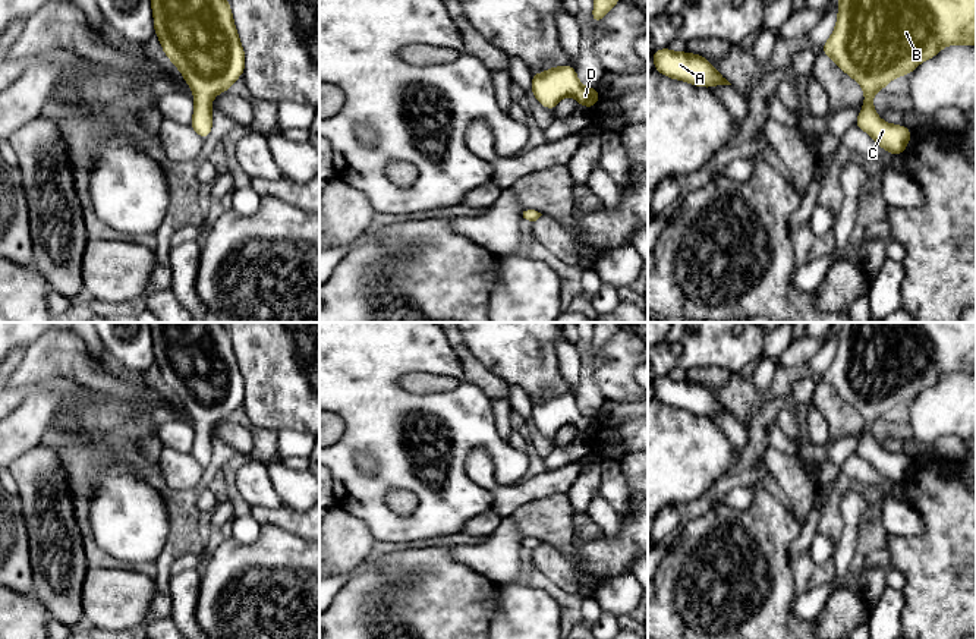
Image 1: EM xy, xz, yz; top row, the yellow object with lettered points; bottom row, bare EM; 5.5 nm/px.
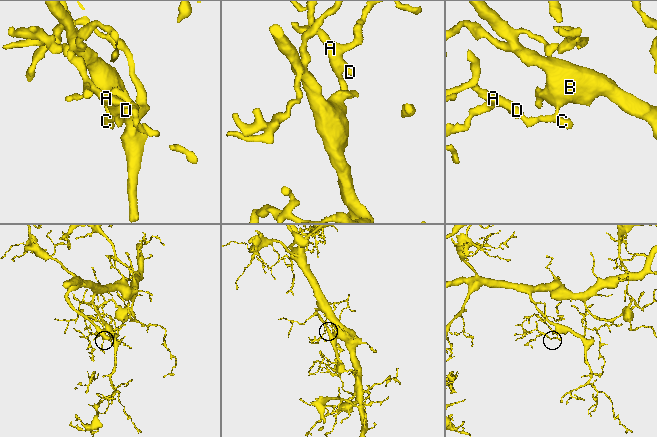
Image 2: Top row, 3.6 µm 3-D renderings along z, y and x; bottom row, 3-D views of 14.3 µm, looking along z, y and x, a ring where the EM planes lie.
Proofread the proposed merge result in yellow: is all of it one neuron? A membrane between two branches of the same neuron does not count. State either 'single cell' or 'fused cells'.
single cell

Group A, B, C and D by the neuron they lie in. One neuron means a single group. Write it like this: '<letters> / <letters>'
A B C D

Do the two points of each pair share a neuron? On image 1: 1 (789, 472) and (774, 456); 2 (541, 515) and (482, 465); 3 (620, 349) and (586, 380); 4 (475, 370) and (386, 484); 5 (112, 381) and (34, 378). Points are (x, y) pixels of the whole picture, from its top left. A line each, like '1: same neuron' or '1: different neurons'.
1: same neuron
2: different neurons
3: different neurons
4: different neurons
5: same neuron

